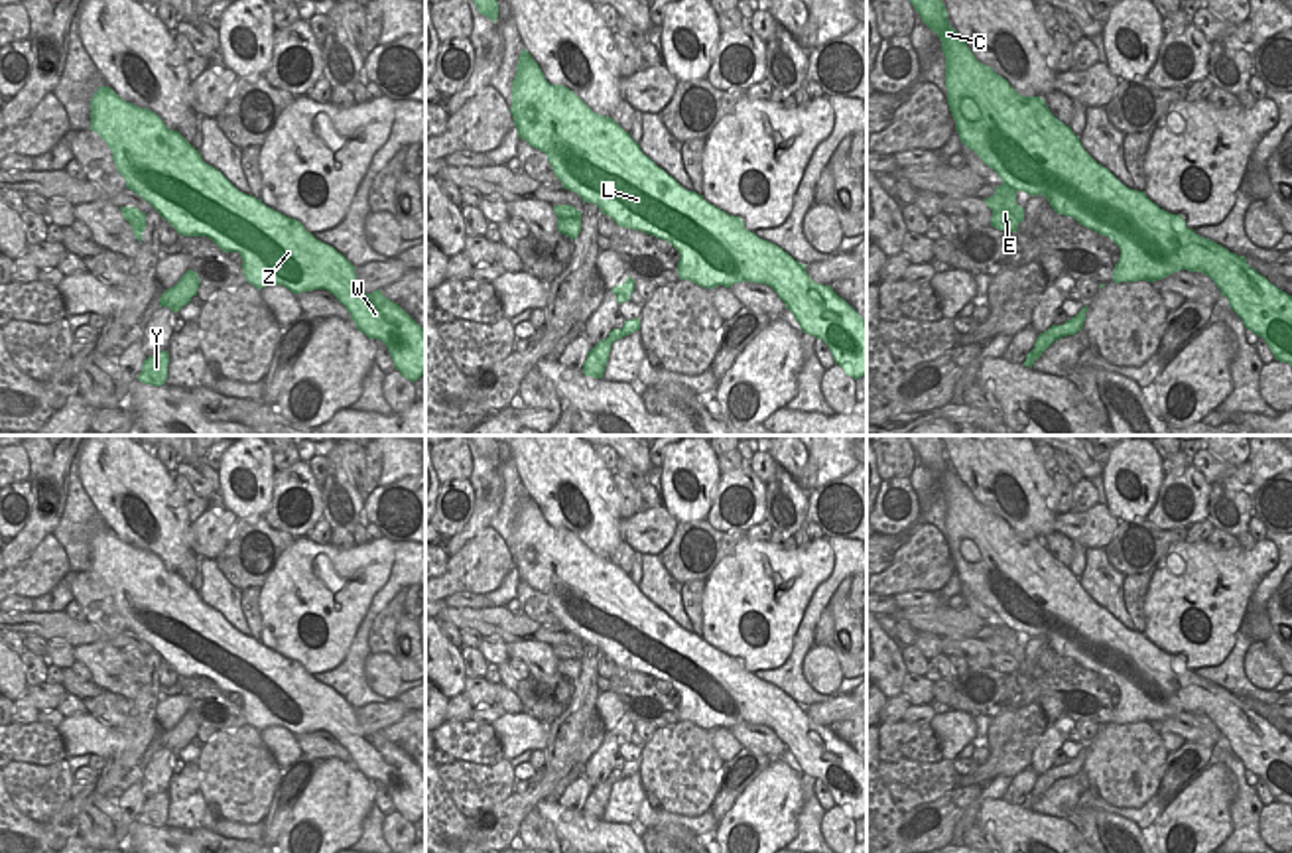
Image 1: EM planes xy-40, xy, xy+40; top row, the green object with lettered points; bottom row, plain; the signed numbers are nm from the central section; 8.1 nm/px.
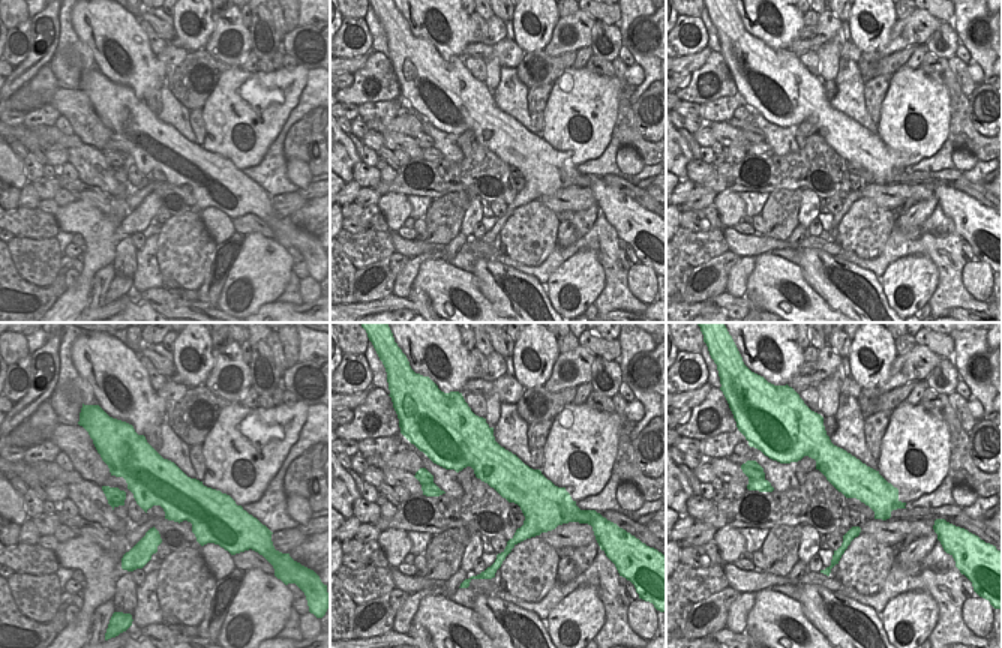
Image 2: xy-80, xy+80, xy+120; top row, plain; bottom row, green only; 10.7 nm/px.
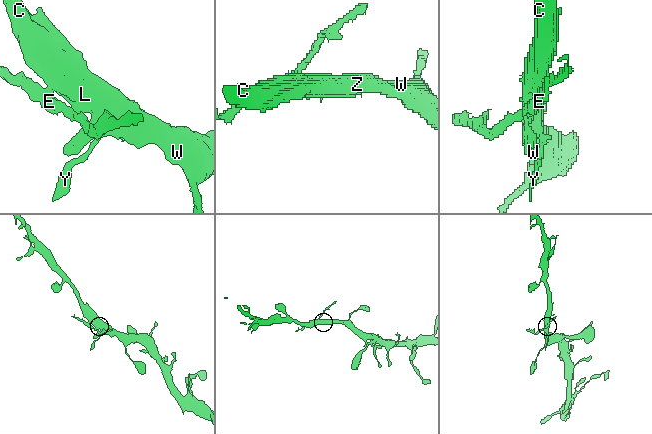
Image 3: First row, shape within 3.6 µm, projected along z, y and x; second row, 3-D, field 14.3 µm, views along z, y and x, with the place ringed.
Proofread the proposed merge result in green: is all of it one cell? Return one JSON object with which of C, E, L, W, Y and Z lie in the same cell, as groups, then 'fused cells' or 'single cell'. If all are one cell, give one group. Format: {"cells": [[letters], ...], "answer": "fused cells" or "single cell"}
{"cells": [["C", "L", "W", "Y", "Z"], ["E"]], "answer": "fused cells"}

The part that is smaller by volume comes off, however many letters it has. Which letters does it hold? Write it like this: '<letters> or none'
E

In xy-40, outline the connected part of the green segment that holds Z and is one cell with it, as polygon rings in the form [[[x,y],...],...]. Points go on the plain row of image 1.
[[[98,528],[91,540],[89,571],[110,589],[126,628],[148,642],[177,676],[207,678],[223,693],[238,693],[246,723],[258,731],[266,727],[284,727],[291,735],[327,731],[347,749],[360,774],[388,788],[404,820],[416,823],[425,814],[425,772],[398,745],[384,739],[380,731],[364,735],[355,715],[356,709],[341,693],[317,682],[299,662],[266,648],[252,634],[238,632],[156,554],[122,542],[110,528]]]

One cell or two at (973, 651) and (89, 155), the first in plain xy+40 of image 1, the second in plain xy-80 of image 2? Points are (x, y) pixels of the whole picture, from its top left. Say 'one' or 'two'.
one

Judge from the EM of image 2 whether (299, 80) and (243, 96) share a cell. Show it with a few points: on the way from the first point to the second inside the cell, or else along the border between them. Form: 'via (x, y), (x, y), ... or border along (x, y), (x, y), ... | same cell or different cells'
via (285, 84), (276, 84), (264, 96), (257, 96) | same cell

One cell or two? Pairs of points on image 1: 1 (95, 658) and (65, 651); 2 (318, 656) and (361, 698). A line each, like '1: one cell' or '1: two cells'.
1: two cells
2: two cells

